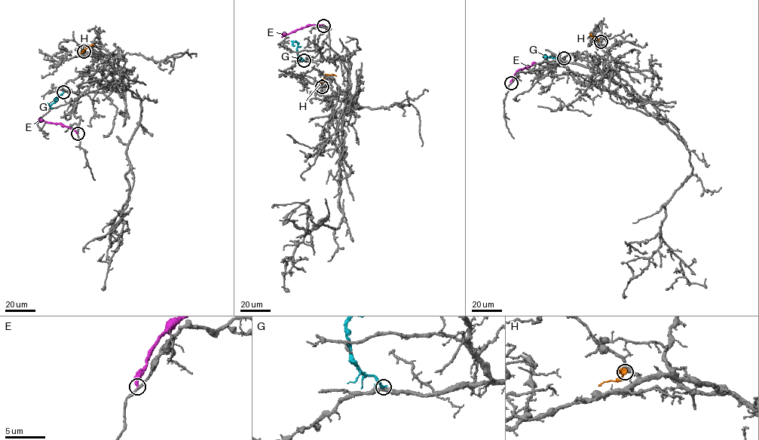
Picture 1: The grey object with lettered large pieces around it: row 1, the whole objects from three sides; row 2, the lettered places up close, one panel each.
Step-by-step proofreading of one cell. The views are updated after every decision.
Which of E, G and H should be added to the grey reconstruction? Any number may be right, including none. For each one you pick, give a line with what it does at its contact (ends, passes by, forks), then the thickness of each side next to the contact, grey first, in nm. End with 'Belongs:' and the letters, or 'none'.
G: it ends there; 340 nm thick on the grey side, 240 nm on the other
Belongs: G

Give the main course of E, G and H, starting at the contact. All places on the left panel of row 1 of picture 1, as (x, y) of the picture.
E: (78, 133), (59, 123), (38, 120)
G: (63, 92), (53, 103), (48, 103), (52, 108)
H: (84, 51), (94, 45)

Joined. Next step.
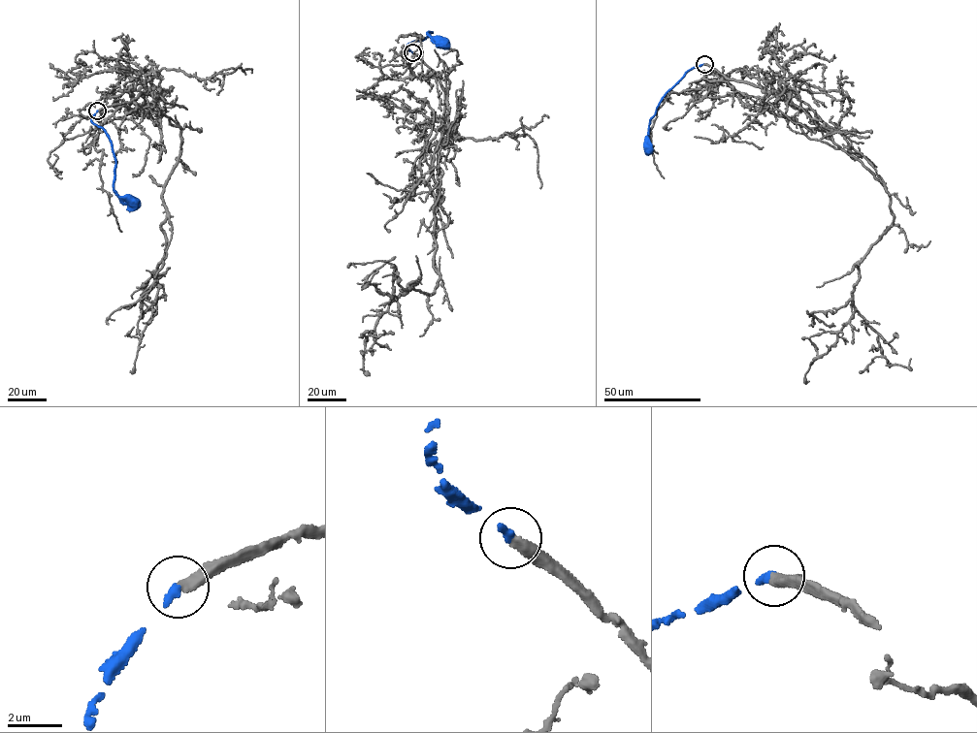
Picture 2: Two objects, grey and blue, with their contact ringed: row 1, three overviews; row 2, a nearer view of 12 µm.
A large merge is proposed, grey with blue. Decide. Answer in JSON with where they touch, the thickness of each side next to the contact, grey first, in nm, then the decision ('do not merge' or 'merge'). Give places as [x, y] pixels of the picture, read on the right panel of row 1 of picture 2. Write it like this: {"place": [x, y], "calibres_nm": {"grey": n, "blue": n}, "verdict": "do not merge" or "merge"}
{"place": [704, 64], "calibres_nm": {"grey": 400, "blue": 280}, "verdict": "merge"}

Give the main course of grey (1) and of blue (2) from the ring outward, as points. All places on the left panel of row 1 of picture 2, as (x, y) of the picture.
1: (97, 111), (146, 87), (144, 106), (180, 129), (162, 195), (156, 310), (130, 371)
2: (97, 111), (91, 120), (103, 127), (110, 140), (115, 160), (113, 191), (134, 202)

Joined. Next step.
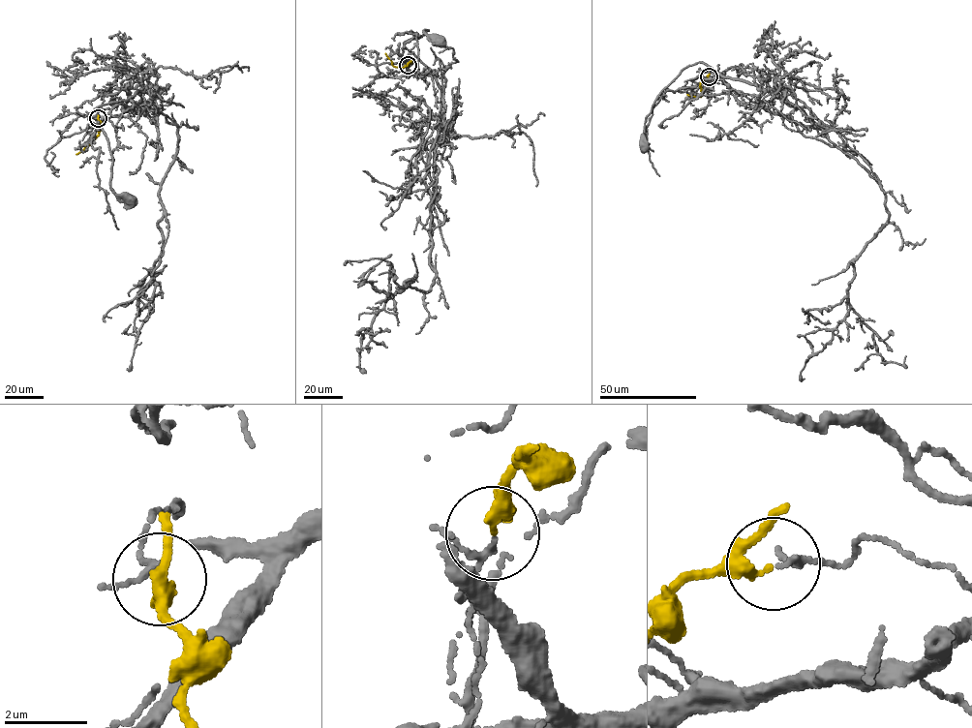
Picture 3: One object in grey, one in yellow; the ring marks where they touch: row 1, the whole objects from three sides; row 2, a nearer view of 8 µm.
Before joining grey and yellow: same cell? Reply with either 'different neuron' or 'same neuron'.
different neuron

